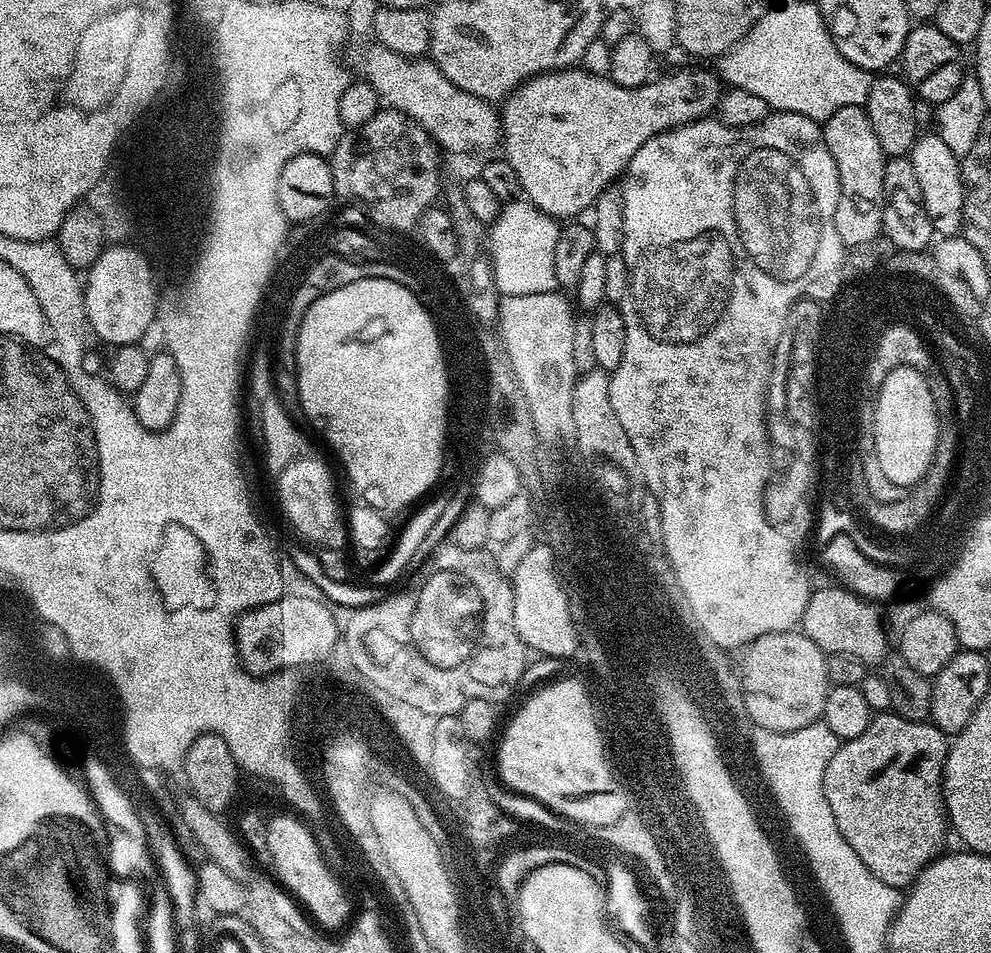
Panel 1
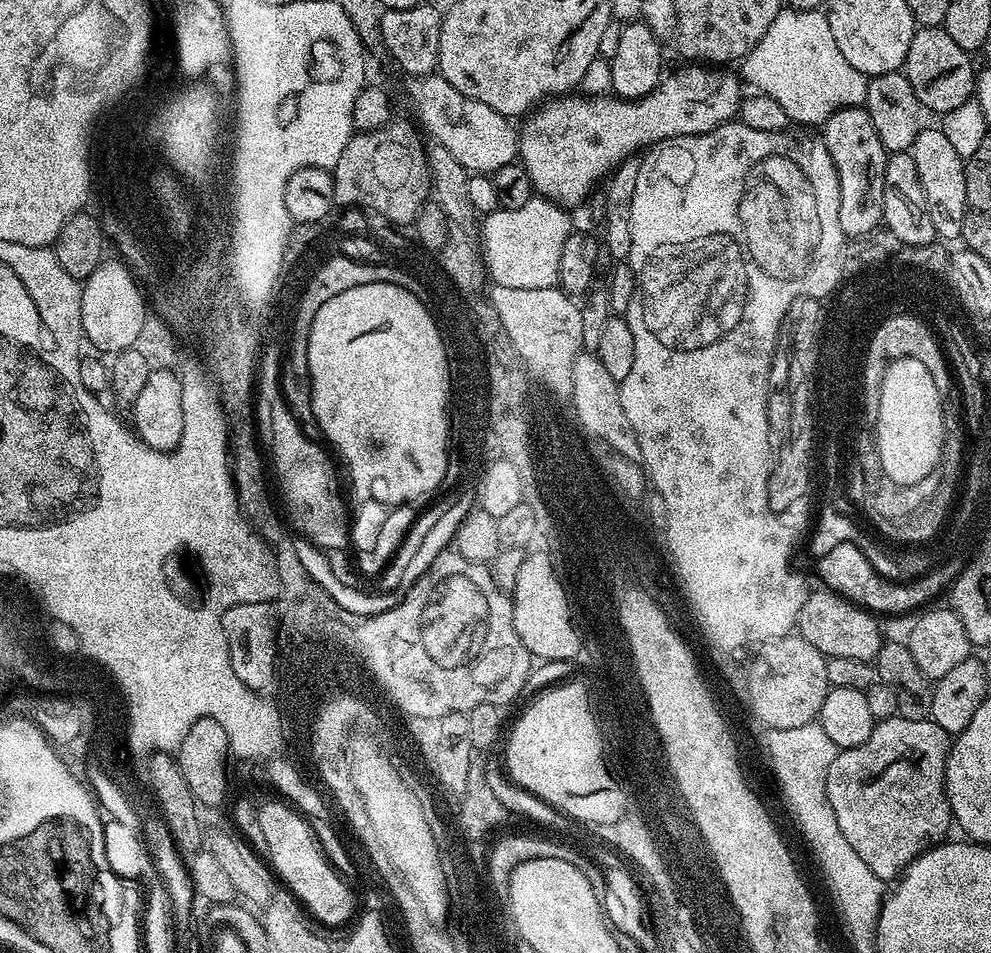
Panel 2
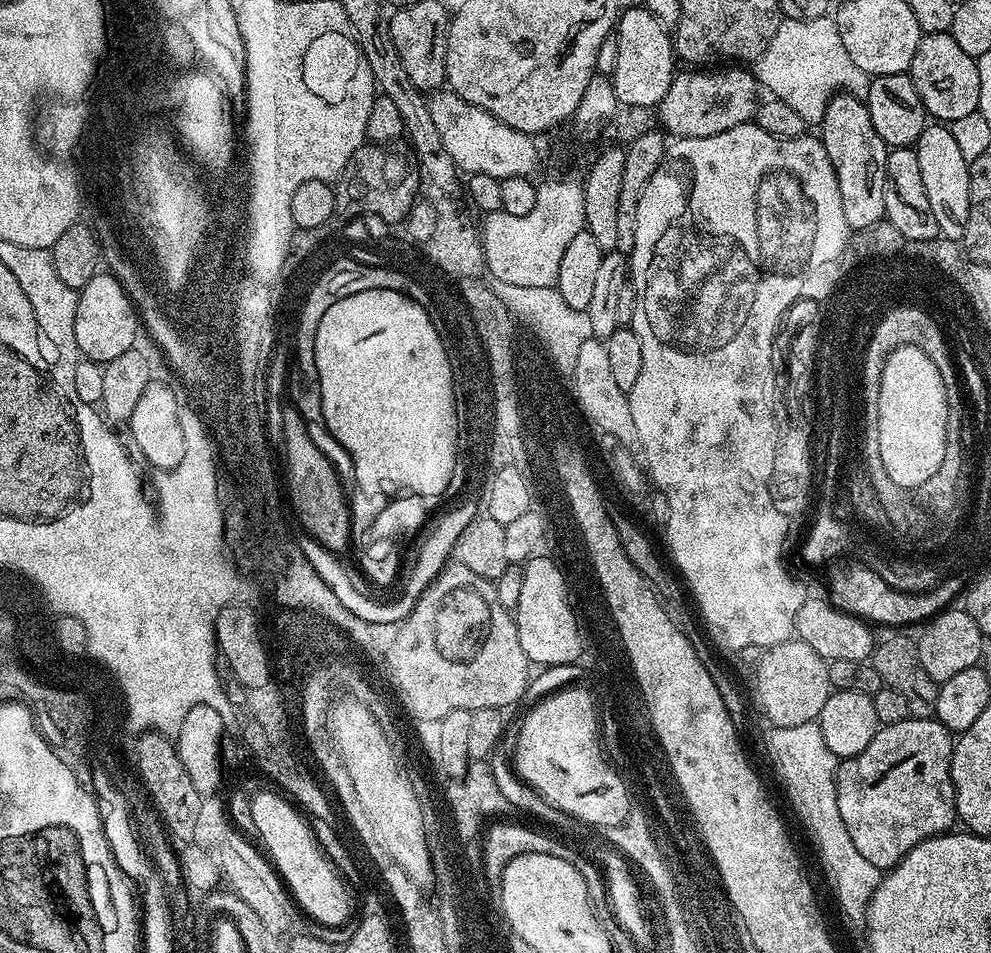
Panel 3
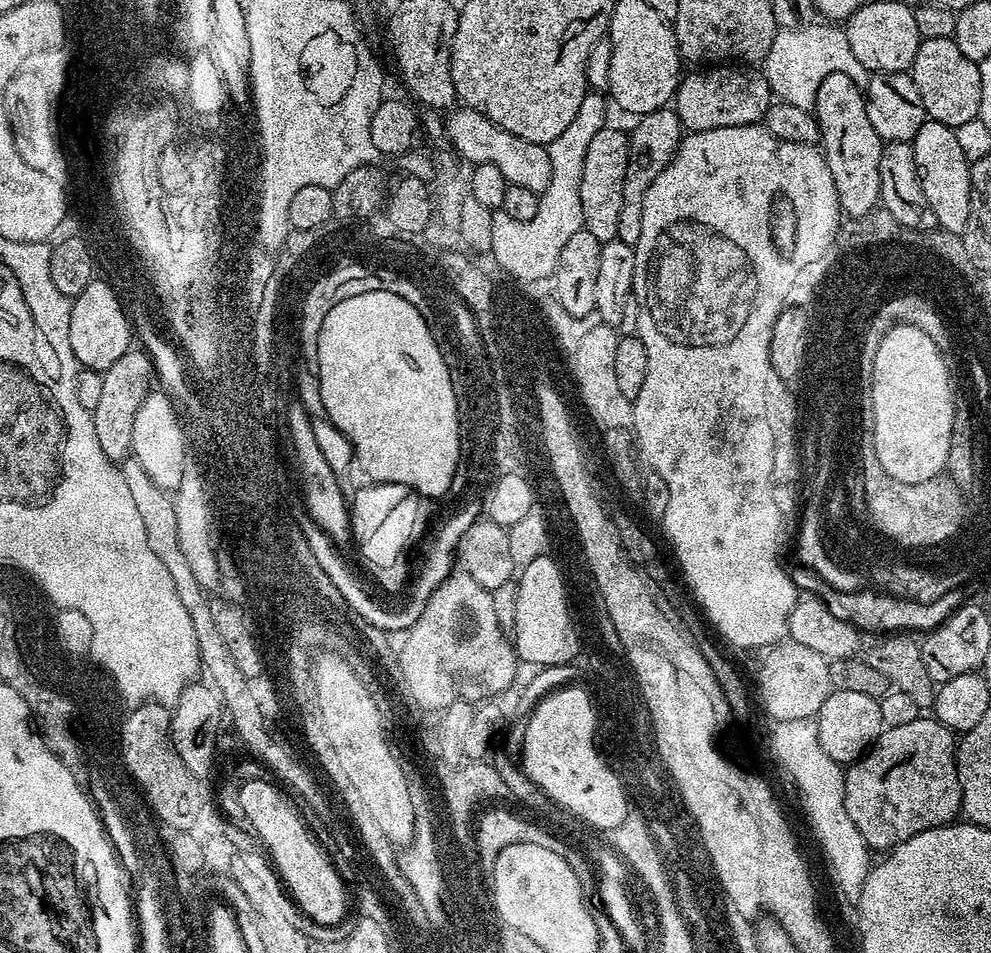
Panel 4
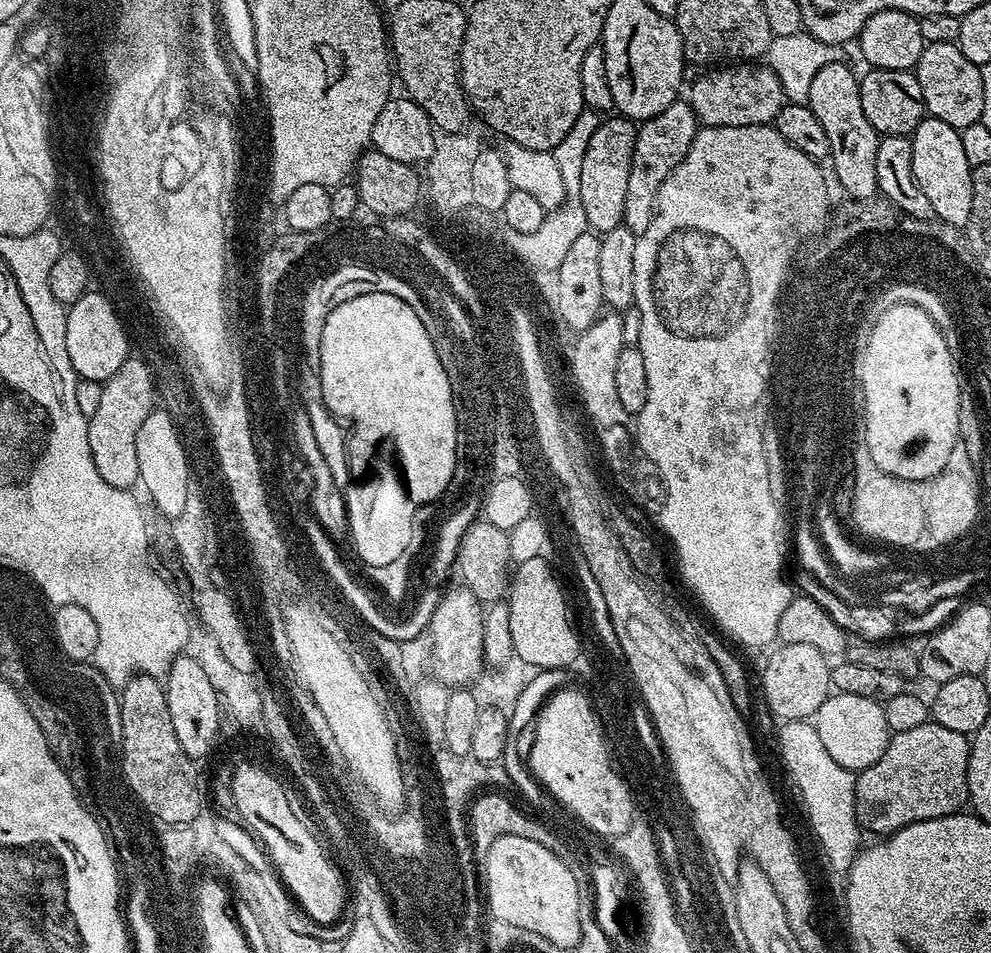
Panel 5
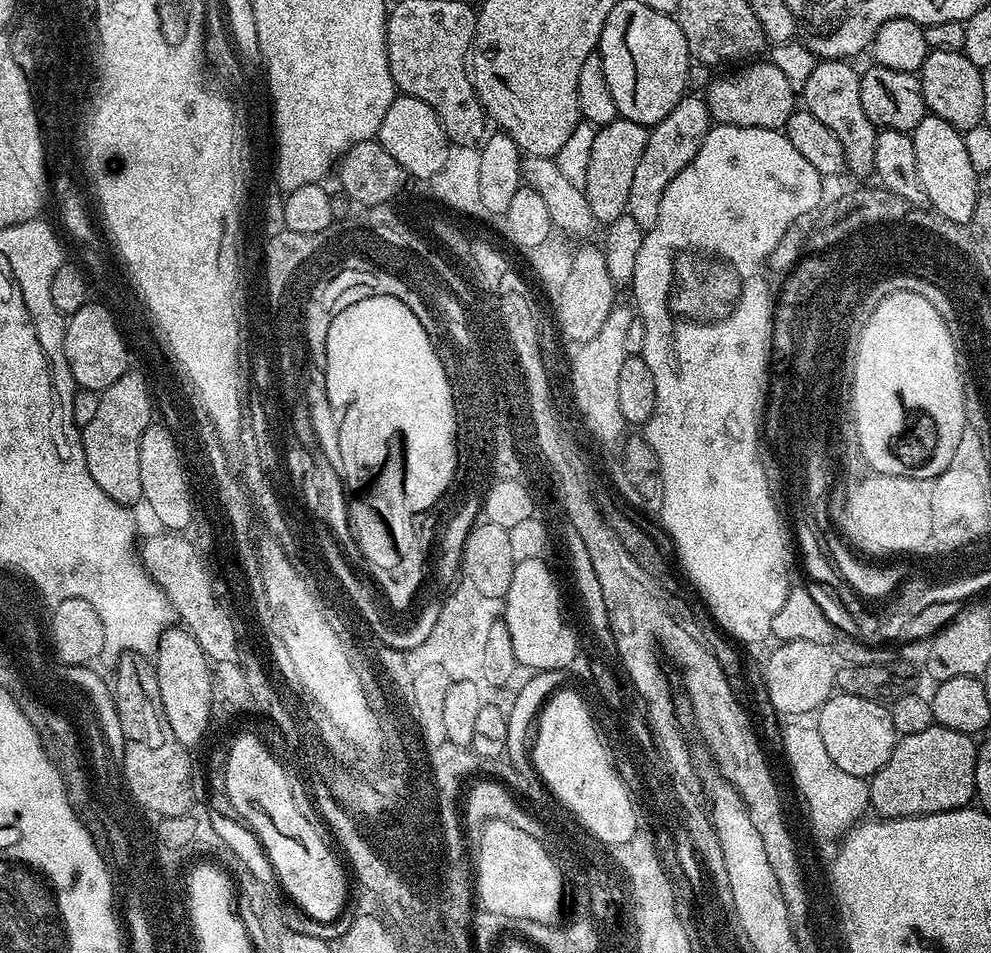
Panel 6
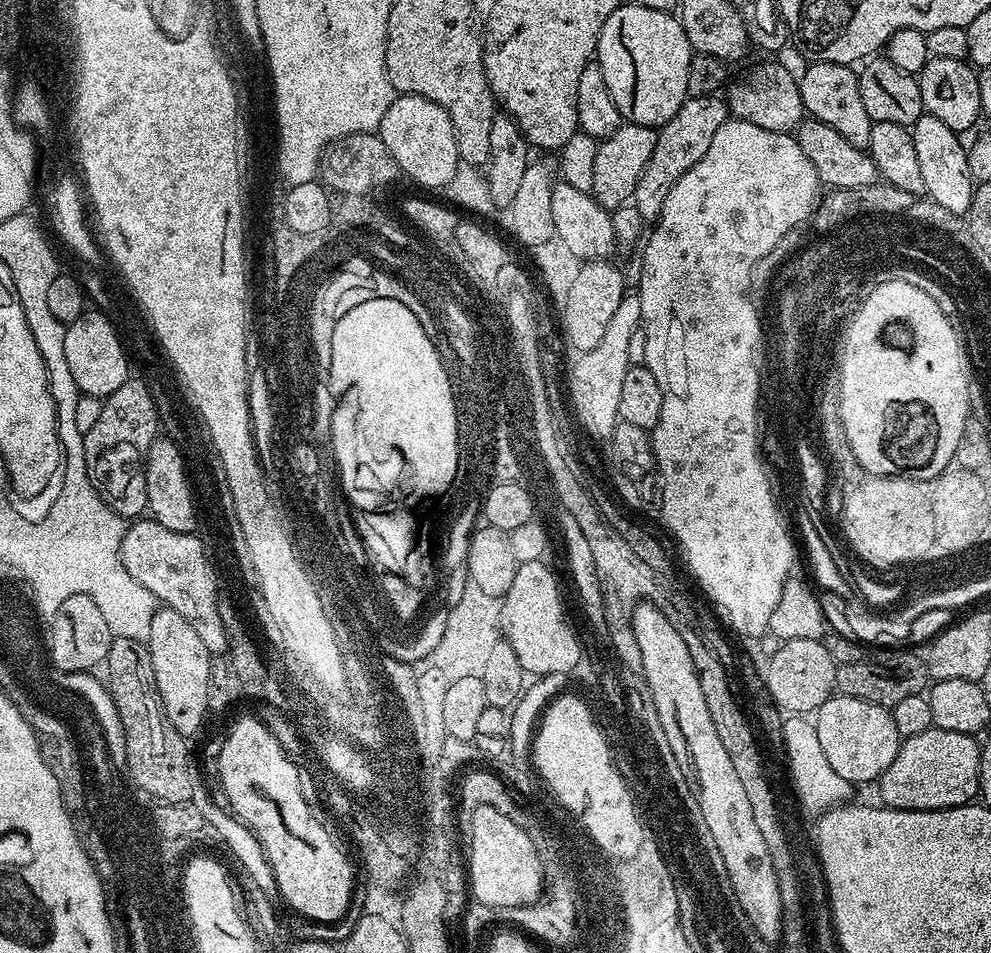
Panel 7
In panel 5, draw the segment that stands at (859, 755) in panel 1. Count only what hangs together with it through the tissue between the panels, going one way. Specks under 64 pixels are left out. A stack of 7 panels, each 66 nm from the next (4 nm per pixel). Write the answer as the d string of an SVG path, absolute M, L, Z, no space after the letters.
M927 722L920 726L915 726L912 730L903 730L901 733L891 733L886 750L872 766L864 769L863 772L856 776L856 818L860 822L861 829L872 832L880 832L881 837L891 836L892 833L910 826L914 822L922 822L930 818L939 816L955 816L957 812L965 807L968 798L968 745L970 743L968 736L958 734L958 730L946 730L946 726L935 722Z

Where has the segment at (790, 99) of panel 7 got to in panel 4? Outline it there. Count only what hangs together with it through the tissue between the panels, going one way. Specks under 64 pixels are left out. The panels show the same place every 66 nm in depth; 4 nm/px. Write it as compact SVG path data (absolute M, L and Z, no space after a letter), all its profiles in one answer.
M712 66L707 70L692 70L685 75L676 87L674 107L680 123L688 132L705 132L718 130L722 126L746 126L747 124L760 124L768 108L774 103L772 87L766 82L763 71L743 72L740 66Z

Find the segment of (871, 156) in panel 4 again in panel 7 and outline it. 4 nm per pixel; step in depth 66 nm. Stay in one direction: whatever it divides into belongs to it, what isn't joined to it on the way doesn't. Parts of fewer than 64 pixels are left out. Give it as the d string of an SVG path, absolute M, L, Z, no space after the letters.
M818 60L809 63L798 83L804 111L811 119L826 122L826 126L834 126L834 130L838 130L838 134L842 134L846 142L867 149L874 122L870 114L866 114L866 105L862 102L859 75L852 71L853 69L846 64Z

